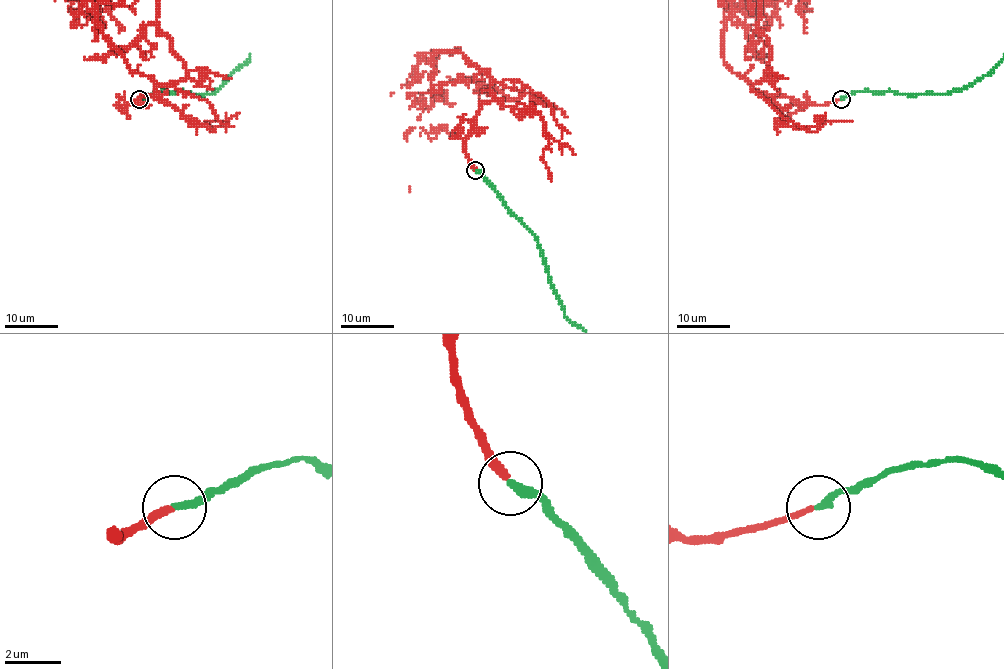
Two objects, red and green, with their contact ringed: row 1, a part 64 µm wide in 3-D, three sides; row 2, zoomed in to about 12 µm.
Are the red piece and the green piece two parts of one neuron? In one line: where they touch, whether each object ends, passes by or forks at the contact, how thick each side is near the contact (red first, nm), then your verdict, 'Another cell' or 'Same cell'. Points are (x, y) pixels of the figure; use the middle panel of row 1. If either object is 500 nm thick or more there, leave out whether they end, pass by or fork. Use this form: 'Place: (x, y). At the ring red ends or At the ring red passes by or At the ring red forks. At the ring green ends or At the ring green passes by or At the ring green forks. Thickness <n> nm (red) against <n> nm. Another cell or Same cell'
Place: (475, 170). At the ring red ends. At the ring green ends. Thickness 240 nm (red) against 280 nm. Same cell

